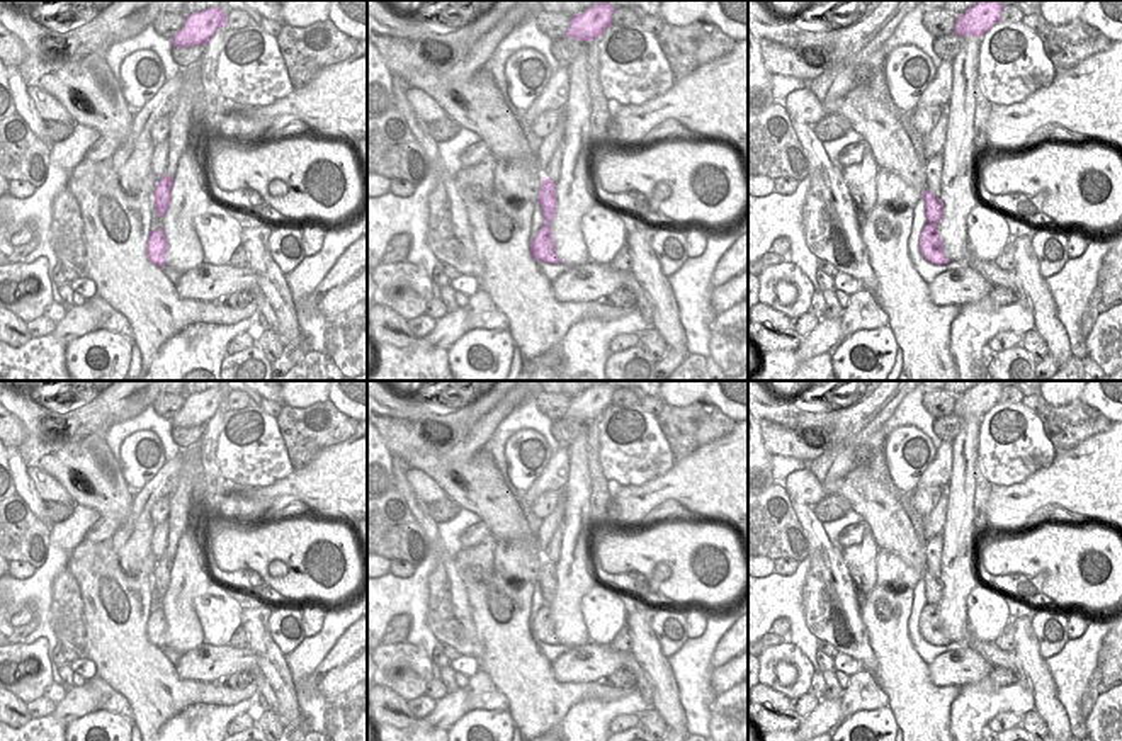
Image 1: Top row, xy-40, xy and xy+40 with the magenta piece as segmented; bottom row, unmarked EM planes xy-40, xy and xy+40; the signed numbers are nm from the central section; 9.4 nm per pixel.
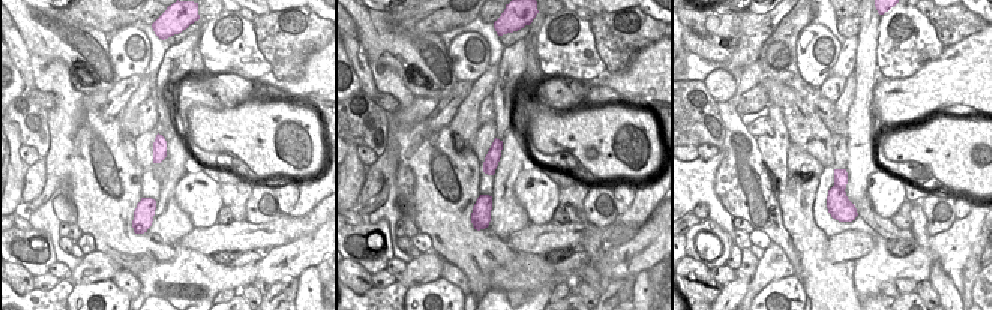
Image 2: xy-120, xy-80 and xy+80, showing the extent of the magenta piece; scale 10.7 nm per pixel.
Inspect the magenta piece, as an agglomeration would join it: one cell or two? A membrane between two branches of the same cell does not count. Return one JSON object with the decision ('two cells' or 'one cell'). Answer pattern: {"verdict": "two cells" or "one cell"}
{"verdict": "two cells"}

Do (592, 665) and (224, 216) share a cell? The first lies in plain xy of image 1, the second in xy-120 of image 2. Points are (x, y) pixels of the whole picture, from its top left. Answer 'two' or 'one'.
two

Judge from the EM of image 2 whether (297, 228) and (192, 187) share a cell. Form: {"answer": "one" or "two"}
{"answer": "two"}

